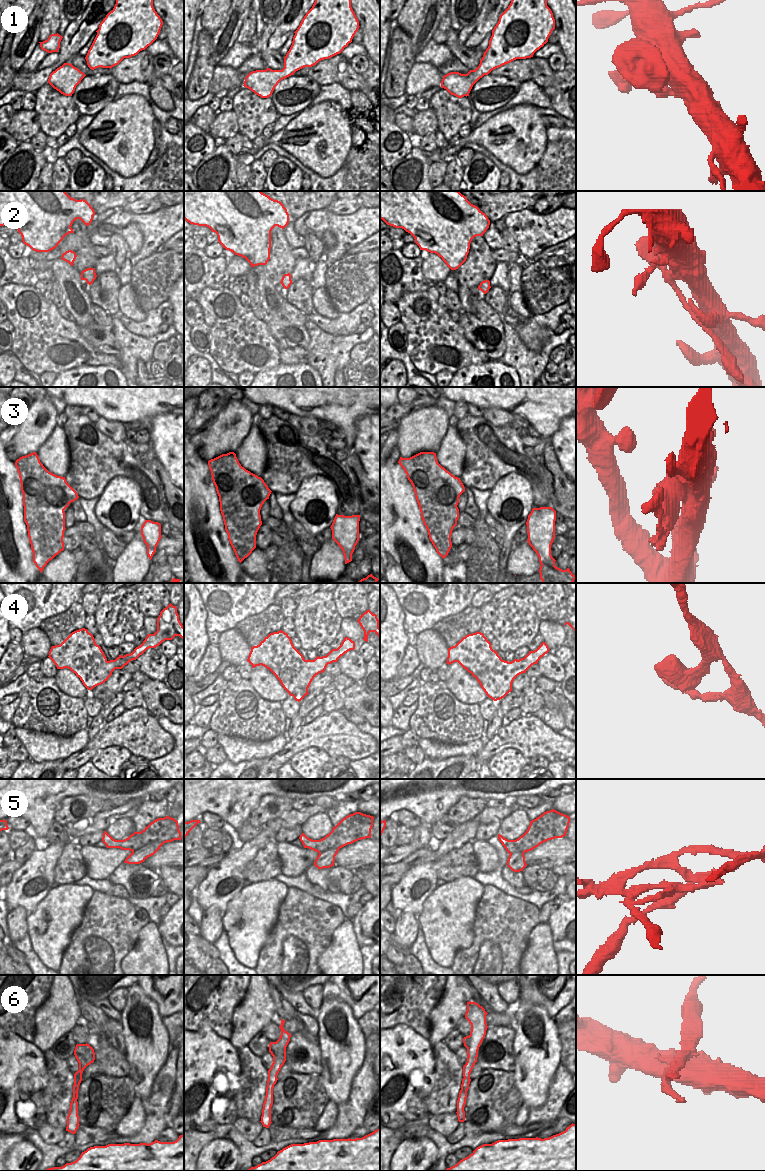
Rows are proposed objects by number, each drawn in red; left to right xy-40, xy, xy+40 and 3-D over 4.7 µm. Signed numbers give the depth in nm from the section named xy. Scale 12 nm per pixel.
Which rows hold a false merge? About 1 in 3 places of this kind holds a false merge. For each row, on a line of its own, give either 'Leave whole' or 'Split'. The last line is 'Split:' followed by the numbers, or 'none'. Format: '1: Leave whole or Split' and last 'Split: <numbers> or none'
1: Leave whole
2: Split
3: Split
4: Leave whole
5: Split
6: Split
Split: 2, 3, 5, 6

